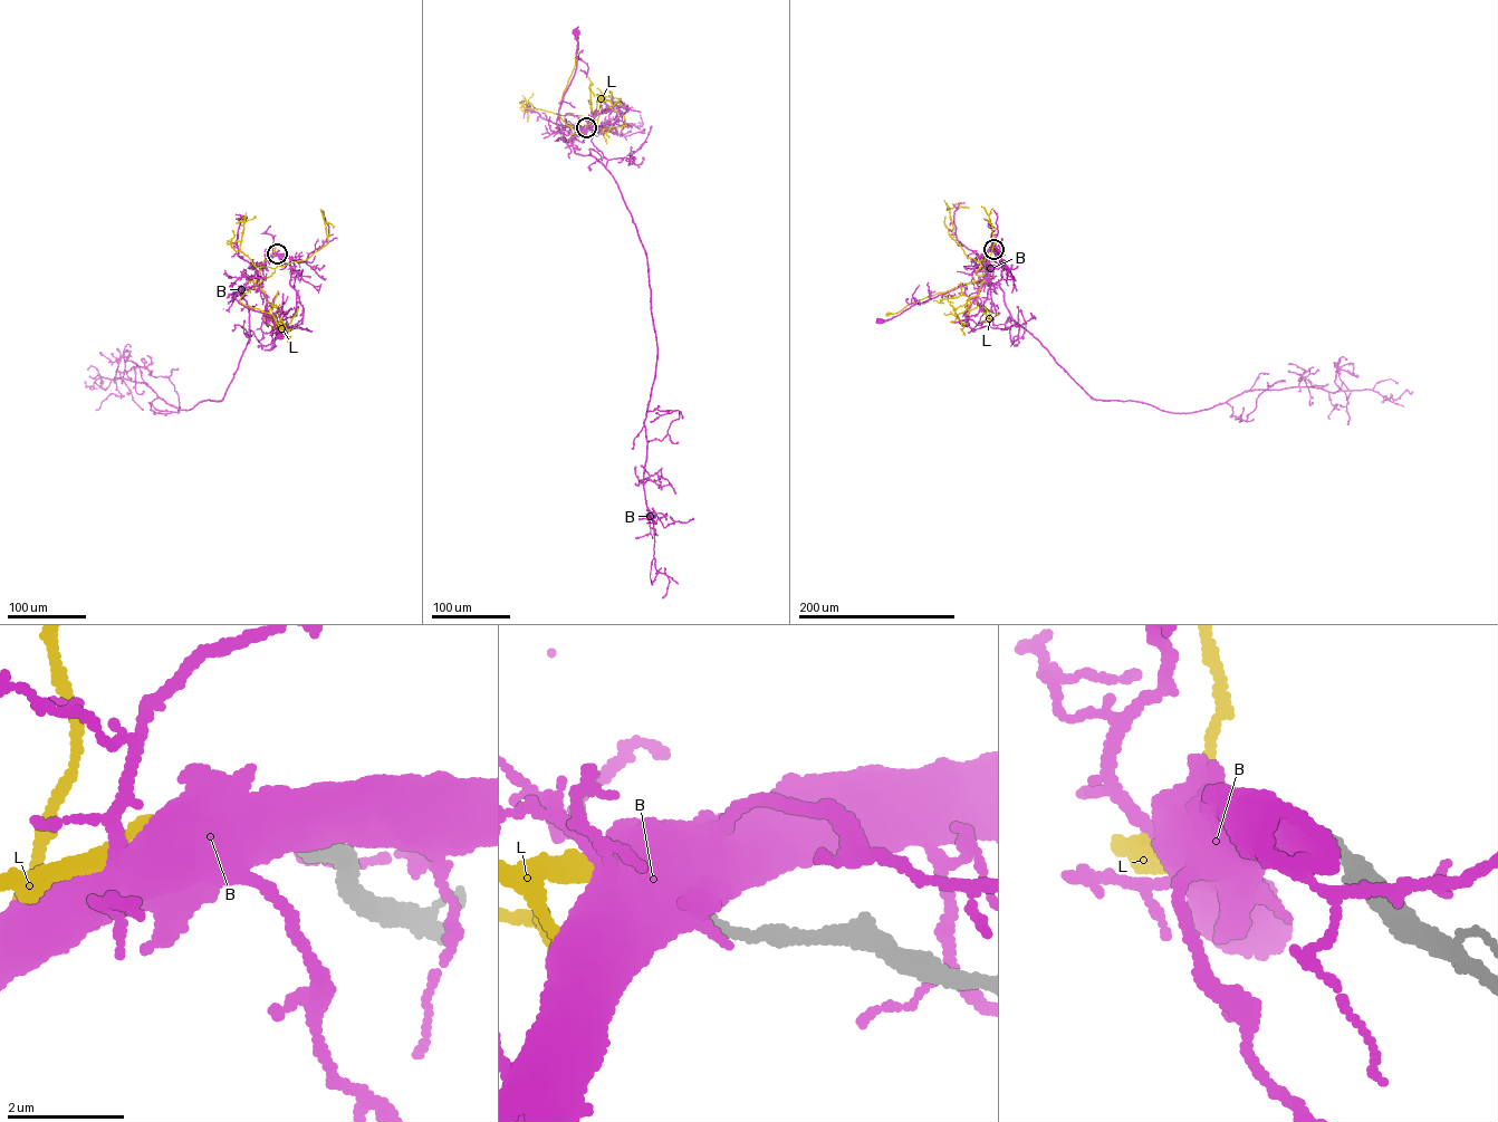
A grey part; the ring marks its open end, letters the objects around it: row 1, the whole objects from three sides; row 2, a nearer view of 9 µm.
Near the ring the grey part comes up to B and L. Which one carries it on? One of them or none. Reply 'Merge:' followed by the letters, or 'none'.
Merge: L

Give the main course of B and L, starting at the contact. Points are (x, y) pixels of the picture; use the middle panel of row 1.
B: (586, 128), (582, 132), (576, 124), (575, 132), (567, 140), (557, 123), (563, 96), (576, 67), (575, 32)
L: (586, 128), (576, 130), (573, 126), (579, 132), (575, 131), (558, 112), (575, 66), (576, 38)

